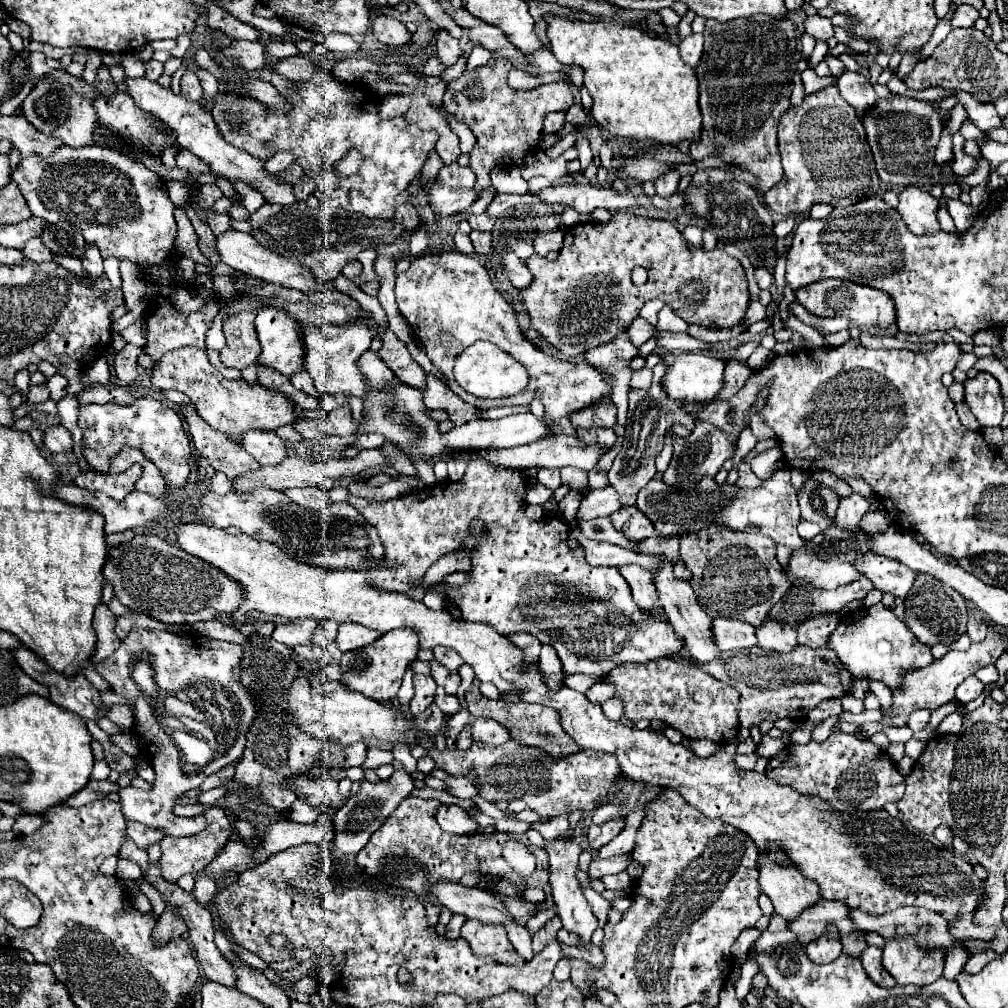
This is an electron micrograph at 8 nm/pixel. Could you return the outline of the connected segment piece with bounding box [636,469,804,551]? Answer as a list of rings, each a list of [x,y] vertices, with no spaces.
[[[788,469],[774,471],[772,477],[766,479],[758,489],[738,489],[730,483],[718,485],[712,477],[702,477],[702,481],[698,481],[692,489],[676,489],[672,485],[664,485],[658,479],[652,479],[640,491],[636,507],[654,523],[656,533],[660,535],[682,537],[682,533],[698,533],[708,525],[716,525],[732,531],[768,535],[774,539],[774,543],[782,543],[792,551],[804,545],[802,537],[796,533],[796,525],[800,523],[800,509]]]

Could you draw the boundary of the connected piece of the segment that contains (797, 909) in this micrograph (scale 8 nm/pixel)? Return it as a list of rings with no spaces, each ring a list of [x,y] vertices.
[[[760,853],[758,857],[758,883],[774,903],[774,911],[786,921],[796,919],[808,905],[820,899],[818,885],[806,879],[798,869],[790,867],[788,857],[772,857]]]

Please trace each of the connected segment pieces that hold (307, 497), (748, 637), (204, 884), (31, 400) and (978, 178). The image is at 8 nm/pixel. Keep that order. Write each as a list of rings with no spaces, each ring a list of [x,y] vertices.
[[[302,487],[302,489],[286,489],[284,495],[290,497],[290,501],[294,501],[300,507],[308,507],[312,511],[322,511],[330,507],[330,497],[320,497],[320,489],[316,487]]]
[[[718,617],[714,619],[714,641],[720,651],[734,651],[758,645],[756,629],[748,621],[732,621]]]
[[[196,877],[196,887],[194,887],[194,897],[198,899],[200,905],[210,905],[210,901],[214,899],[216,895],[216,889],[214,889],[214,879],[212,877]]]
[[[42,383],[42,385],[30,385],[30,391],[26,395],[26,403],[28,405],[36,405],[36,403],[42,403],[42,401],[48,401],[50,393],[48,393],[48,387]]]
[[[985,158],[979,161],[977,169],[966,177],[956,177],[956,183],[966,183],[967,185],[985,185],[989,175],[990,165]]]

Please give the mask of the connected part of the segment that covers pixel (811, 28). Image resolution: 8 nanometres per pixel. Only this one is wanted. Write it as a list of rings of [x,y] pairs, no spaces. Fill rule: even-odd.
[[[812,15],[804,21],[804,27],[806,27],[806,33],[812,35],[814,39],[818,41],[828,41],[832,35],[834,35],[834,27],[830,23],[830,19],[826,17],[820,17],[820,15]]]

